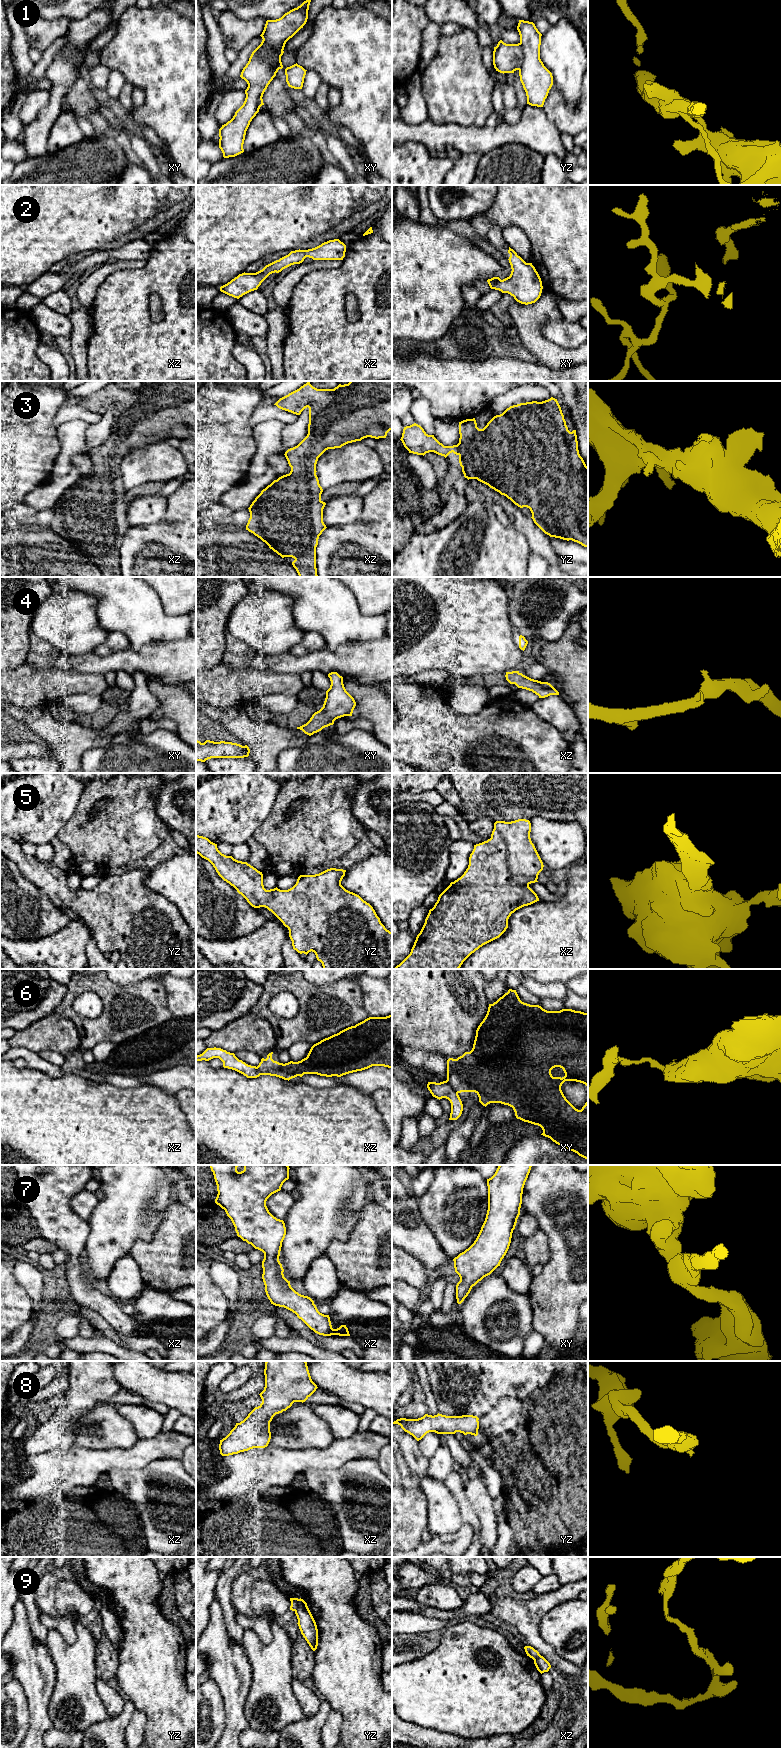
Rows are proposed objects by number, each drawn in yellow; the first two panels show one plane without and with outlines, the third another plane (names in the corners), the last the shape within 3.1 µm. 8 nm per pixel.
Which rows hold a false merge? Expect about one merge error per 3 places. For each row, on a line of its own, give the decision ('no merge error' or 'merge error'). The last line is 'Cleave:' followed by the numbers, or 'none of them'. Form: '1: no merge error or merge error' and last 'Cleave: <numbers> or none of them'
1: merge error
2: no merge error
3: no merge error
4: no merge error
5: no merge error
6: merge error
7: no merge error
8: no merge error
9: merge error
Cleave: 1, 6, 9

